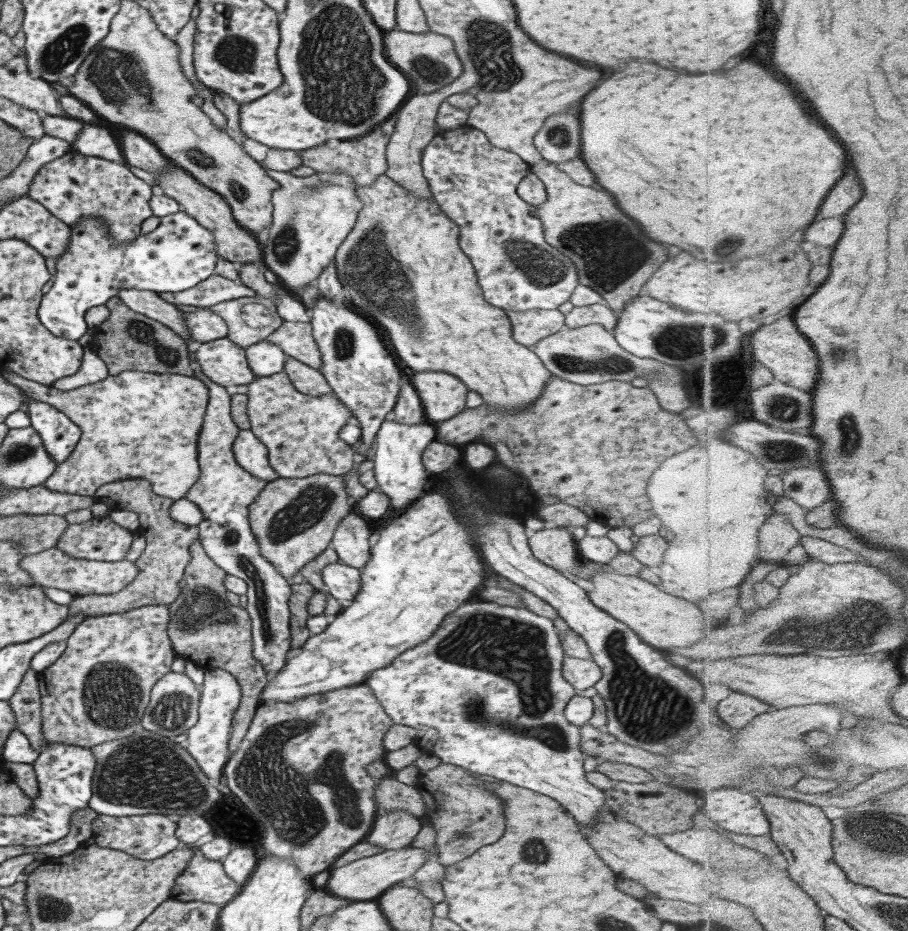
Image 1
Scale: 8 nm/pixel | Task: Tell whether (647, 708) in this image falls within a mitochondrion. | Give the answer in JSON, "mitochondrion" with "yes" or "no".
{"mitochondrion":"yes"}

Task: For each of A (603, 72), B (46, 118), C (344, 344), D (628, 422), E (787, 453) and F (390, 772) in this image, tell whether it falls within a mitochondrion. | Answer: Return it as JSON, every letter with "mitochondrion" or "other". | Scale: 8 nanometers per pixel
{"A":"other","B":"other","C":"mitochondrion","D":"other","E":"mitochondrion","F":"other"}

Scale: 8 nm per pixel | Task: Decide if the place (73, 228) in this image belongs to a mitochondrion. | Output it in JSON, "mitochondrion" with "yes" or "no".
{"mitochondrion":"no"}

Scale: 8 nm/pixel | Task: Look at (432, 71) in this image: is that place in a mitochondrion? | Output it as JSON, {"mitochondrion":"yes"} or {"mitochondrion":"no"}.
{"mitochondrion":"yes"}

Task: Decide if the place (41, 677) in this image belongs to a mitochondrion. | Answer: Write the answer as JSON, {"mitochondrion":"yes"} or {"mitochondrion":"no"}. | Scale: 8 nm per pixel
{"mitochondrion":"no"}

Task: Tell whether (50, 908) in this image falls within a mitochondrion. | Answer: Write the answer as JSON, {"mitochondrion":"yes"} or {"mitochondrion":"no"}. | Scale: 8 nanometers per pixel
{"mitochondrion":"yes"}

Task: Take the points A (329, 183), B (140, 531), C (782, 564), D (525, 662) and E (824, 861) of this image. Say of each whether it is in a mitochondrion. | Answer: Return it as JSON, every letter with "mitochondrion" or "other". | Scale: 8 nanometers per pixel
{"A":"mitochondrion","B":"other","C":"other","D":"mitochondrion","E":"other"}

